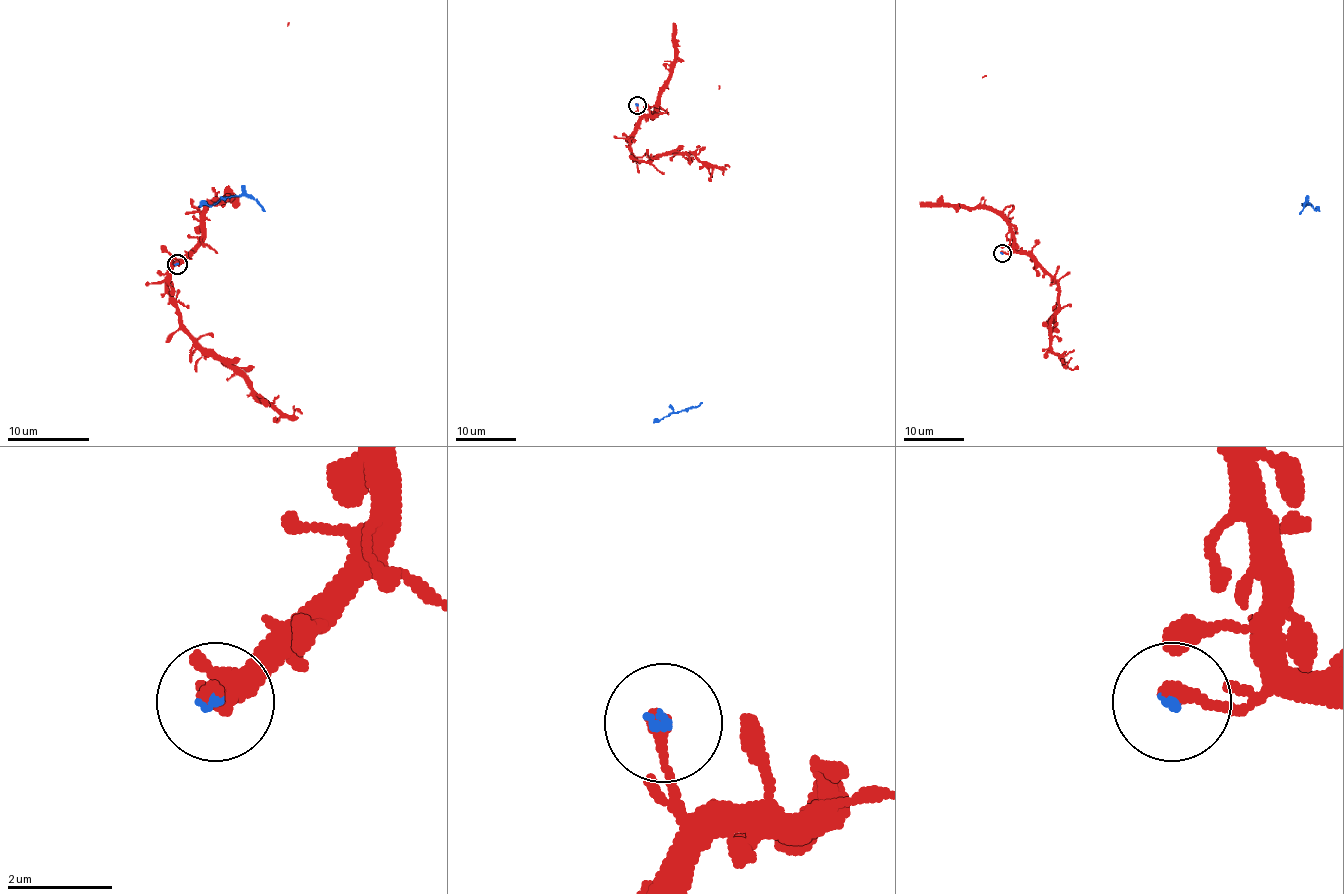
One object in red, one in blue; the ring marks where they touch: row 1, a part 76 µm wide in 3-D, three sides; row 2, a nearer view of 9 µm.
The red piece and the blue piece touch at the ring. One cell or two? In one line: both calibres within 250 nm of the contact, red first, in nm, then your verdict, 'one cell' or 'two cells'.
320 nm thick on the red side, 90 nm on the other; one cell

